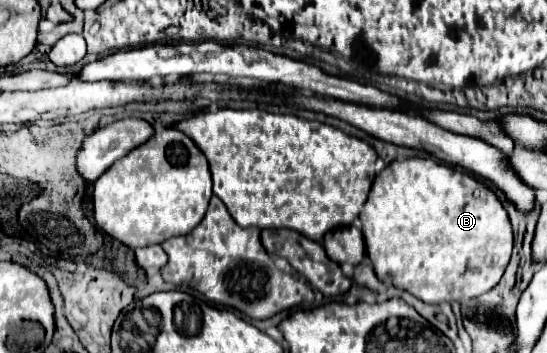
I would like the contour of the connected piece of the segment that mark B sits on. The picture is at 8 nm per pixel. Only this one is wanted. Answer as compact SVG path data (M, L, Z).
M412 157L406 161L392 161L376 175L360 215L366 255L376 267L378 279L384 283L392 279L394 287L412 293L424 303L448 303L464 297L478 297L500 281L510 261L514 241L512 225L496 193L474 175L434 159Z

